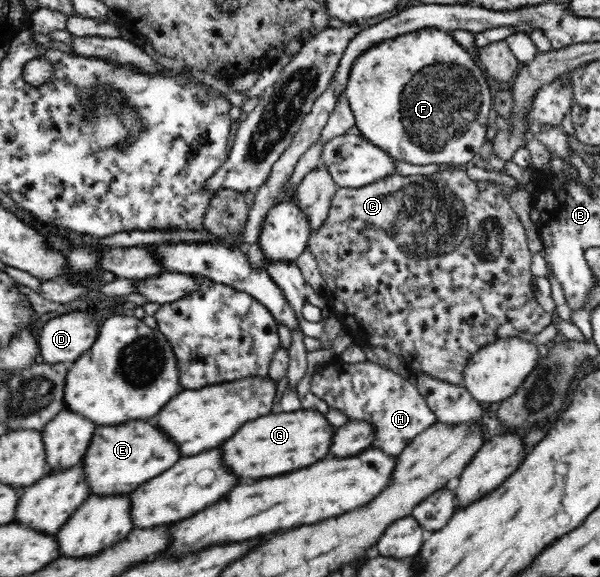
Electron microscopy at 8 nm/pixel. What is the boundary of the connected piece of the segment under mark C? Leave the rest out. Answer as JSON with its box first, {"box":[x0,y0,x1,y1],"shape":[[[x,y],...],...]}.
{"box":[307,167,552,385],"shape":[[[442,167],[430,175],[403,176],[390,174],[376,182],[350,188],[339,187],[332,197],[329,216],[322,228],[311,231],[307,246],[314,255],[320,274],[326,282],[325,296],[329,298],[330,307],[334,315],[348,328],[350,318],[354,320],[354,332],[366,344],[384,347],[397,354],[408,366],[411,374],[427,374],[436,380],[443,380],[450,384],[464,385],[464,368],[472,354],[476,354],[482,346],[496,342],[500,338],[518,337],[520,332],[538,334],[546,326],[552,324],[552,313],[546,312],[536,301],[532,284],[532,253],[528,249],[526,230],[520,222],[516,212],[508,203],[508,193],[505,188],[490,181],[474,181],[467,171],[455,167]]]}

